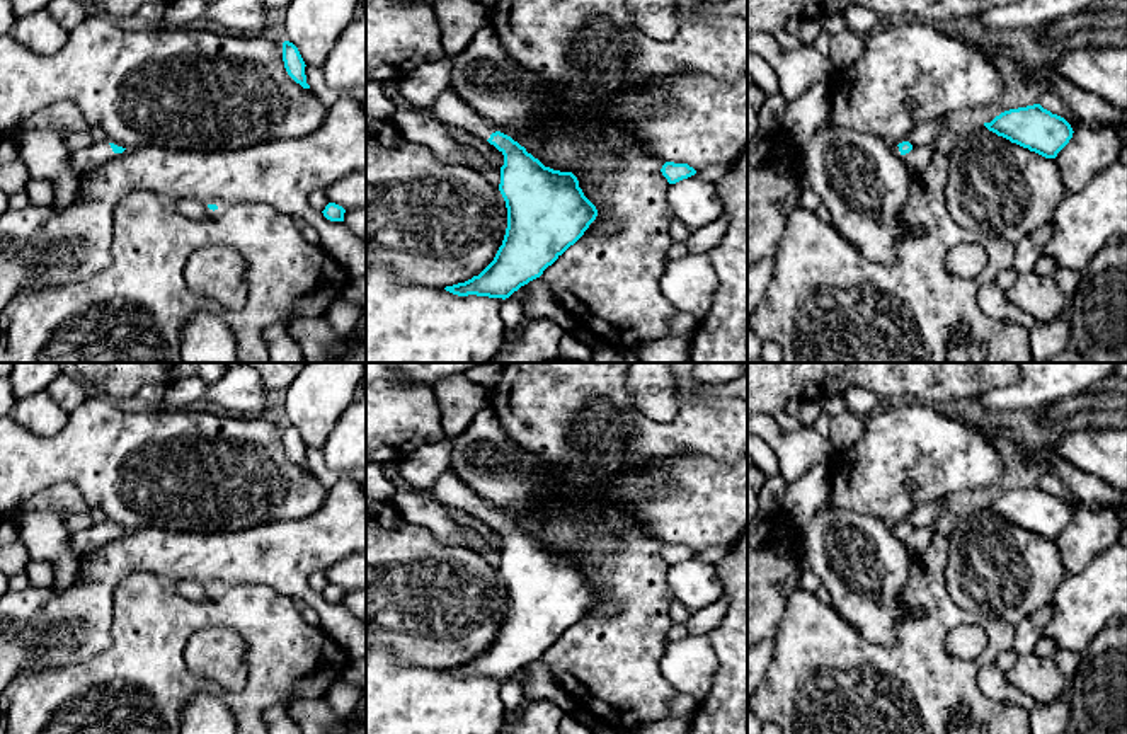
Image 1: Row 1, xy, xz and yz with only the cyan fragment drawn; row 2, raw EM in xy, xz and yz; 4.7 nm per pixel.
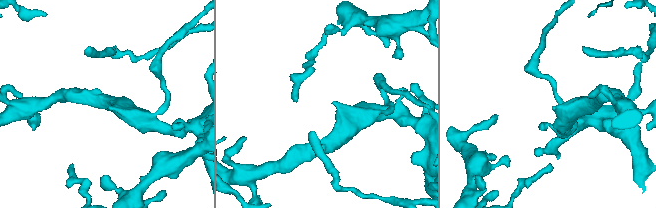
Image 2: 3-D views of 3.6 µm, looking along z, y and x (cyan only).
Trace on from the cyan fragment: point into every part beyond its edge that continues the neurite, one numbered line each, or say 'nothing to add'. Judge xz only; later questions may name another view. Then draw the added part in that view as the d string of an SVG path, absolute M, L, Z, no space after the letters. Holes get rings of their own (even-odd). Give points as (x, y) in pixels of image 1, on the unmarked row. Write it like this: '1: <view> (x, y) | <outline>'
1: xz (448, 489) | M451 470L436 479L432 492L443 507L453 507L480 521L489 521L497 513L495 507L482 501Z

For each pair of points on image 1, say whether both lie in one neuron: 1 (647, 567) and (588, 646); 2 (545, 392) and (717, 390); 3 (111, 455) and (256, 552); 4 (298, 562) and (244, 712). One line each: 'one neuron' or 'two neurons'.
1: one neuron
2: two neurons
3: two neurons
4: two neurons

